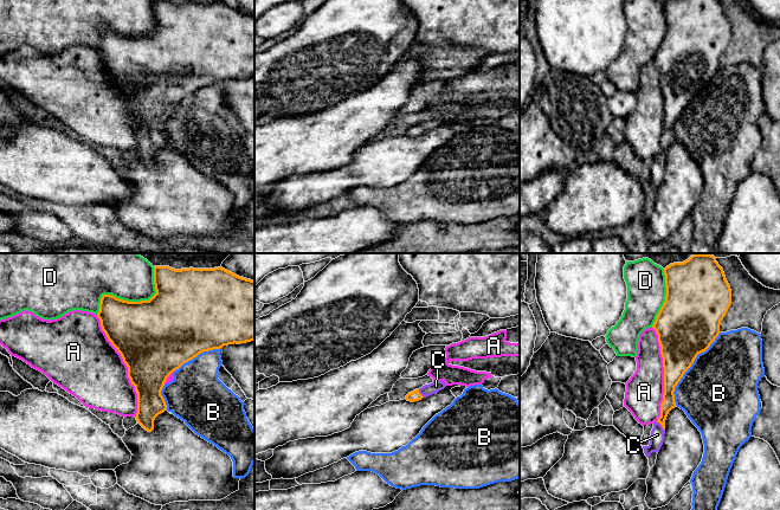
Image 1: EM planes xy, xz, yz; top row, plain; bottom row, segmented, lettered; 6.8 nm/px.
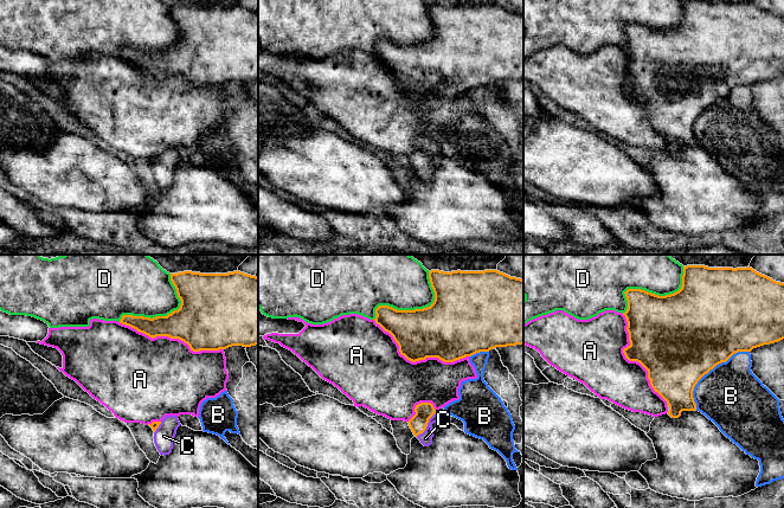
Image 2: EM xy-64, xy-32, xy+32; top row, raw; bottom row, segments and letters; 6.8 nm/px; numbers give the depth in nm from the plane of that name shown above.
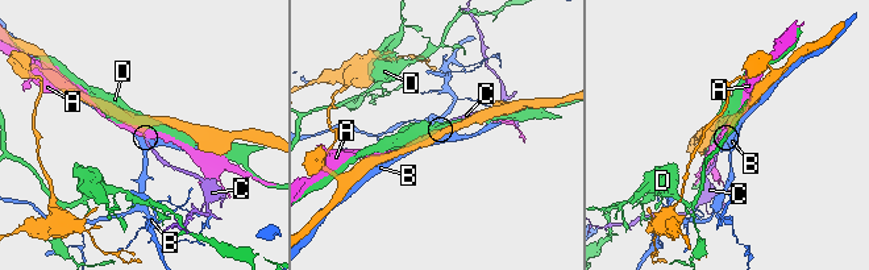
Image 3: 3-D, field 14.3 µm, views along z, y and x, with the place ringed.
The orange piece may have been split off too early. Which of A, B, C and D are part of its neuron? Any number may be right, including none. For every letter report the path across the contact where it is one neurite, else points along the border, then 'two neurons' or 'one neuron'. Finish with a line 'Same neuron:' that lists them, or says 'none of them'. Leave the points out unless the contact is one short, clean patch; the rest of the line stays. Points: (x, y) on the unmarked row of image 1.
A: two neurons
B: two neurons
C: runs through yz (668, 139), (661, 159), (657, 169); one neuron
D: two neurons
Same neuron: C

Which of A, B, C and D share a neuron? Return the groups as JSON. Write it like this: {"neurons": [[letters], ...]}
{"neurons": [["A"], ["B"], ["C"], ["D"]]}

